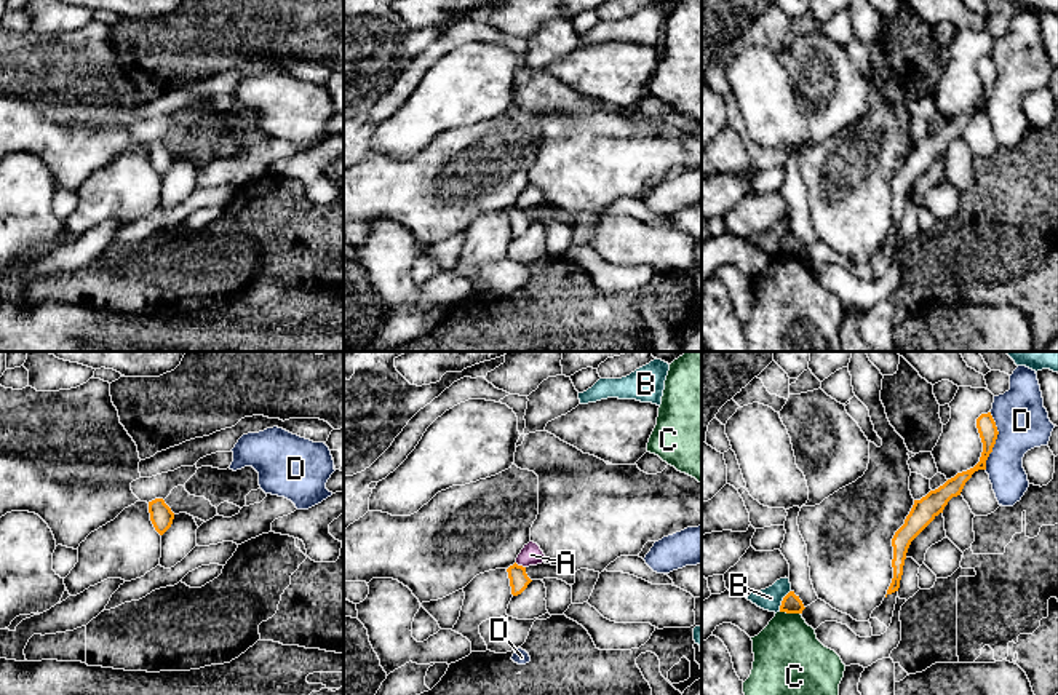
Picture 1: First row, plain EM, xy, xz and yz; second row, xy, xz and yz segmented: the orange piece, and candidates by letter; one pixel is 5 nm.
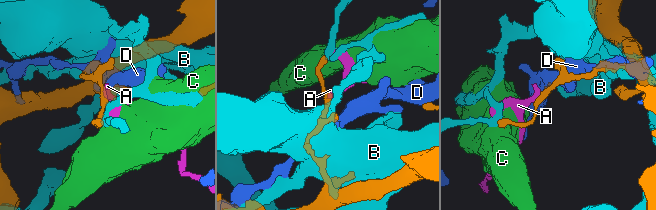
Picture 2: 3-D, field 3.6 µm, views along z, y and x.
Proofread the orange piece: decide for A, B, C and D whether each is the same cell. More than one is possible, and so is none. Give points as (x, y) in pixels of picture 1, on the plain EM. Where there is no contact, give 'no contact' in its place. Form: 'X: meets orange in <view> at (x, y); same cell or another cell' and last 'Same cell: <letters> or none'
A: meets orange in xz at (520, 208); another cell
B: meets orange in yz at (782, 243); another cell
C: meets orange in yz at (790, 254); another cell
D: meets orange in yz at (994, 83); another cell
Same cell: none

